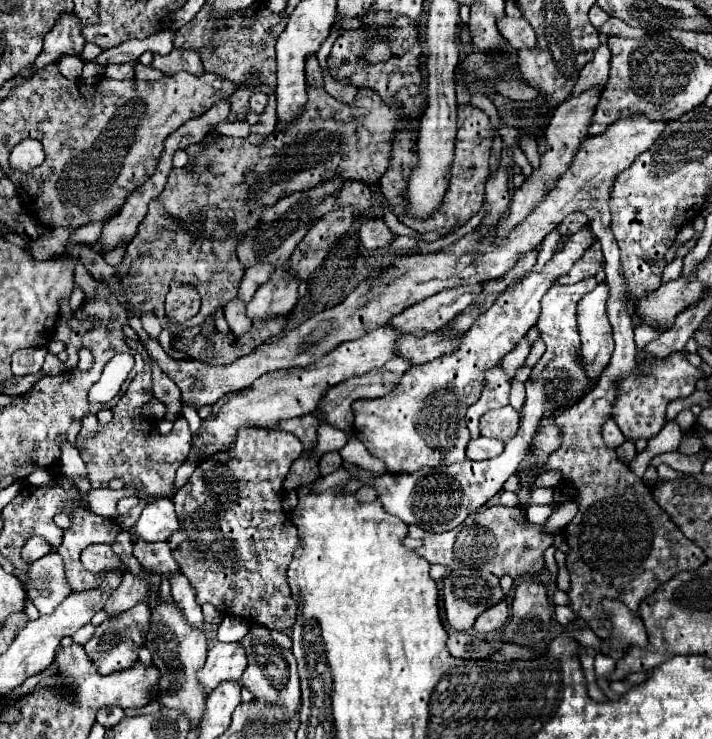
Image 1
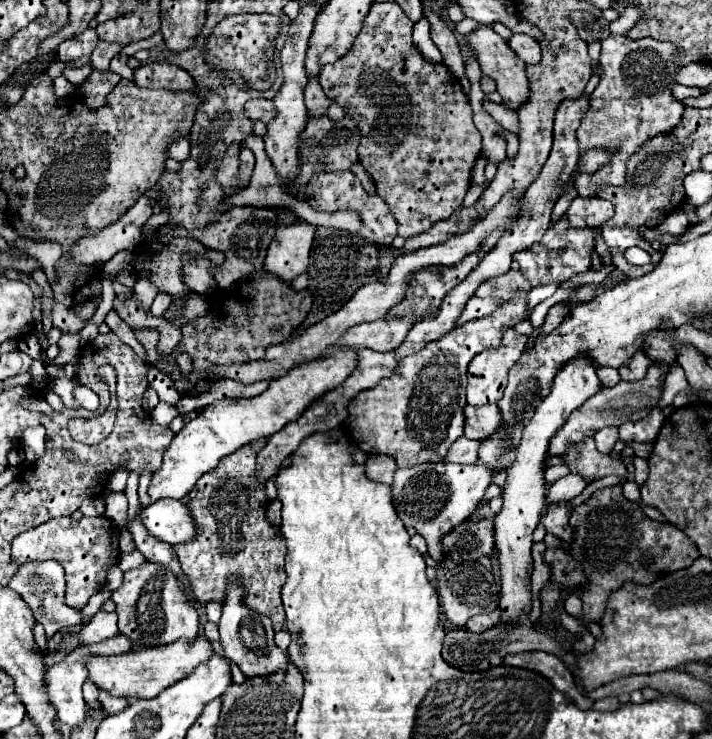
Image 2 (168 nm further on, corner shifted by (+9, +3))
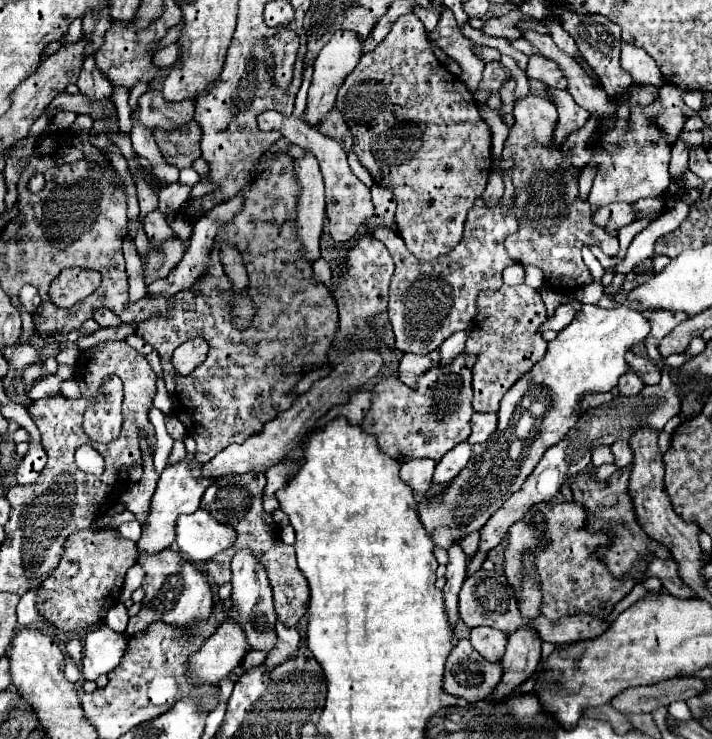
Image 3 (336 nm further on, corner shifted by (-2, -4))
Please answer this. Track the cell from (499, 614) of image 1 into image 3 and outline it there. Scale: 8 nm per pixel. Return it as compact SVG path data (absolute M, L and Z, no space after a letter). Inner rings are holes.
M475 627L471 629L471 645L487 659L487 661L501 661L505 645L507 645L507 633L493 629L493 627Z

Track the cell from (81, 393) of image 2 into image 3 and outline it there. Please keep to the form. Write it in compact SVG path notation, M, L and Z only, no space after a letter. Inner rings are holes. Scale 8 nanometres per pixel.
M67 379L67 381L61 383L61 393L63 393L65 397L69 397L69 399L79 399L79 397L81 397L79 385L77 385L77 381L73 381L73 379Z

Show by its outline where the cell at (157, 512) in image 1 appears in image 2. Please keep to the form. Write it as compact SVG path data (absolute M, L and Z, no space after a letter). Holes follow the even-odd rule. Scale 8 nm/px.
M158 500L142 510L142 520L152 536L168 542L168 544L182 544L190 542L196 534L196 522L180 500Z

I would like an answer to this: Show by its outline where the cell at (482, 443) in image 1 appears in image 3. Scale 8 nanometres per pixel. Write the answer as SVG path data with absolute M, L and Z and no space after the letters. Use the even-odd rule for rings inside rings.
M467 441L453 447L451 453L447 453L437 463L433 483L449 483L449 481L453 481L467 467L467 461L471 459L471 451L473 451L473 445L467 443Z

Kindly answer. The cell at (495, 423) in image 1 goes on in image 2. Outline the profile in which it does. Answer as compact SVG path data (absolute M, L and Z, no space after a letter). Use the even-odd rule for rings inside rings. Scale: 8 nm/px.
M496 404L466 406L464 416L466 416L464 436L472 440L484 440L500 426L500 410Z

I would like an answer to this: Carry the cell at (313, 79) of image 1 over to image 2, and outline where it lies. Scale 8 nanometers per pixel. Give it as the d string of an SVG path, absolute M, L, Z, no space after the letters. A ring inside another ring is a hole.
M310 78L306 92L304 92L304 100L306 100L306 108L310 116L326 116L326 110L330 106L330 100L324 96L318 78Z

